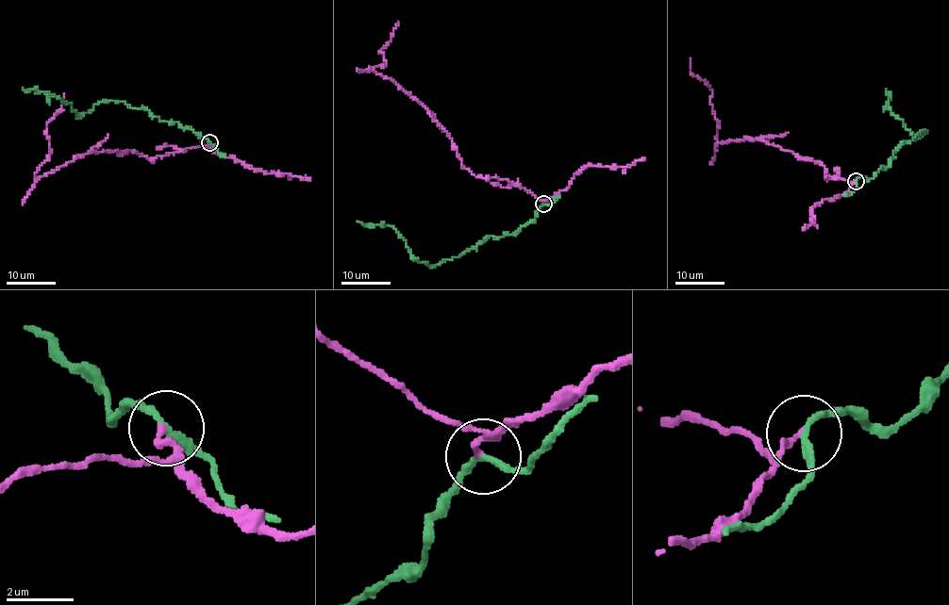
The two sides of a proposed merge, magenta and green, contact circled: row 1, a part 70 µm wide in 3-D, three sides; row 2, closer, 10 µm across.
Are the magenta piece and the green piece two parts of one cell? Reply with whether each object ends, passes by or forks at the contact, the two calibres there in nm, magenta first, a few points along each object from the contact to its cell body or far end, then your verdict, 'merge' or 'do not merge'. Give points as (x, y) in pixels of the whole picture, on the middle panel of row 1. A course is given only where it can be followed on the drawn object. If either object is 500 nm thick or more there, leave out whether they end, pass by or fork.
magenta ends there; green passes by; 190 nm thick on the magenta side, 200 nm on the other; magenta runs (544, 204), (521, 188), (465, 170), (449, 134), (424, 106), (370, 68), (386, 63), (380, 53), (399, 23); green runs (544, 204), (536, 217), (512, 234), (488, 237), (433, 267), (412, 255), (389, 225), (370, 226), (357, 221); do not merge

